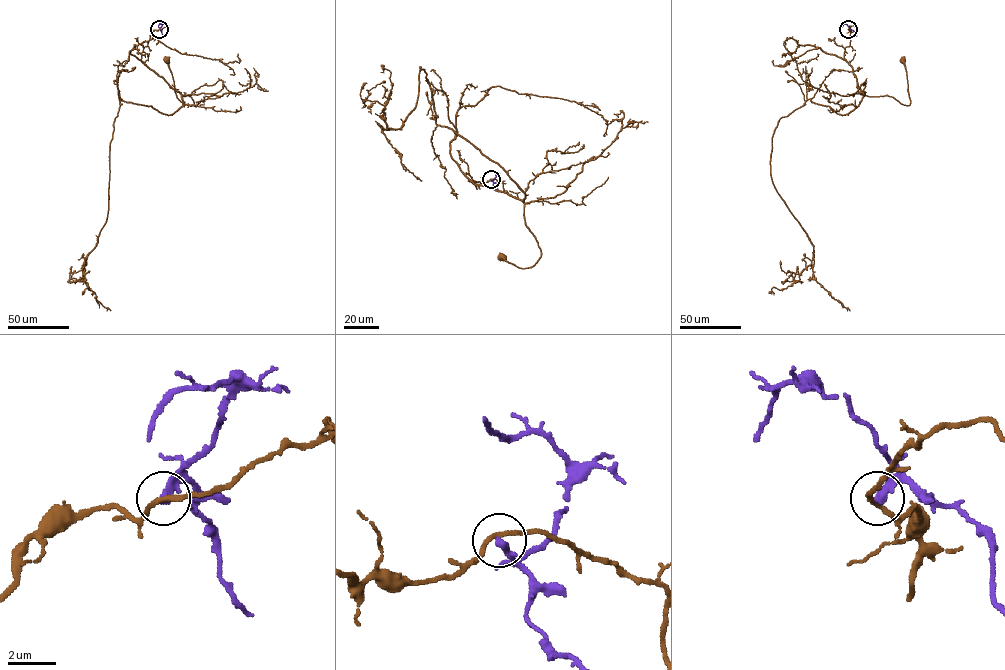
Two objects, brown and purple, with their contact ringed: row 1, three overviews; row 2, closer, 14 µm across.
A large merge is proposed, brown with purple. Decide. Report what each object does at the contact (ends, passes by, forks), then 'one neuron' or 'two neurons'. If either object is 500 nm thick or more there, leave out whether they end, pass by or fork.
brown passes by; purple ends; two neurons

